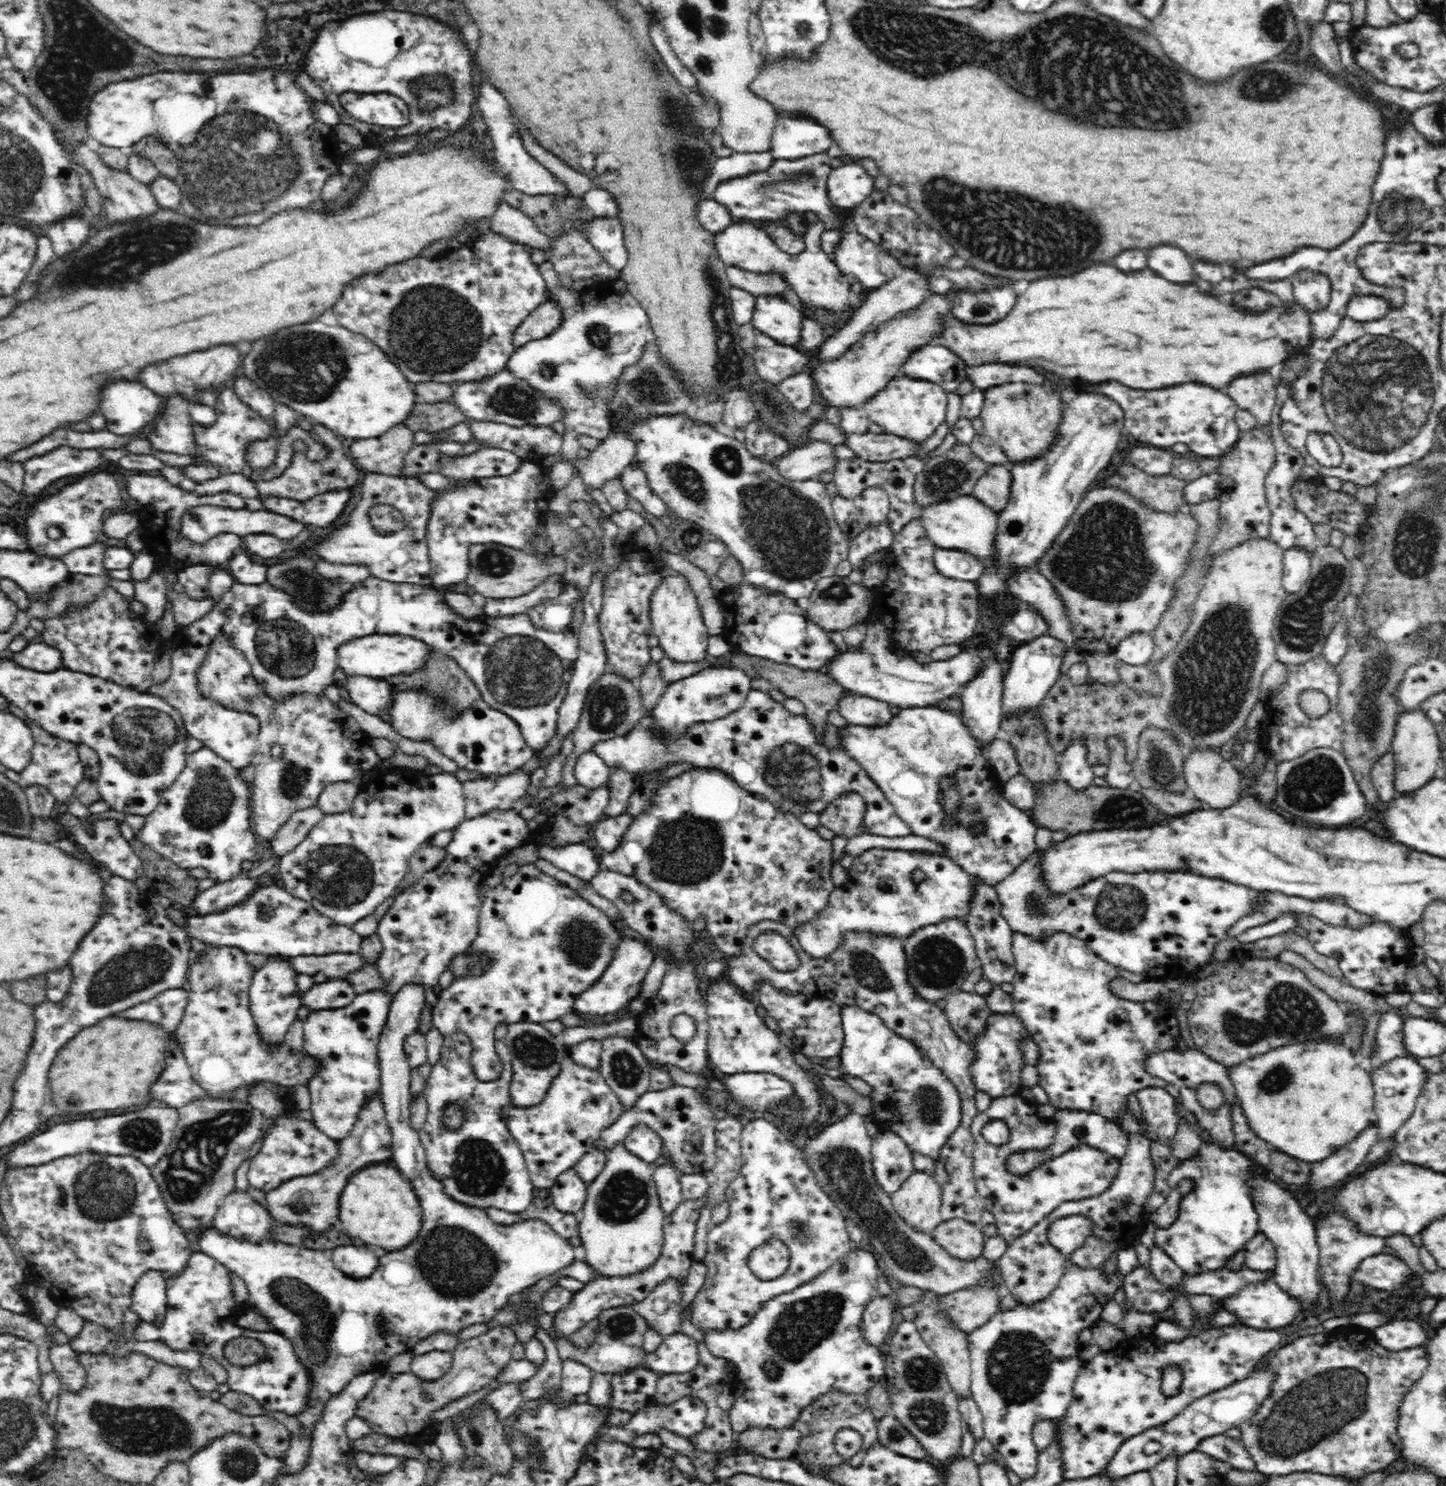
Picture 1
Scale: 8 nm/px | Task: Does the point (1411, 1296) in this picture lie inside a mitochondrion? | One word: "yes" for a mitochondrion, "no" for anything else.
no

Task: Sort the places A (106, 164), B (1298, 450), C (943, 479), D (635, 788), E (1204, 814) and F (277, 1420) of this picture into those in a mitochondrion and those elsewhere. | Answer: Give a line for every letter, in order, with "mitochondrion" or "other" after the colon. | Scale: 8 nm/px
A: other
B: other
C: mitochondrion
D: other
E: other
F: other

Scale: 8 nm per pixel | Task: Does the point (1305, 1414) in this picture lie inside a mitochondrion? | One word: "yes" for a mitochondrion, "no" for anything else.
yes

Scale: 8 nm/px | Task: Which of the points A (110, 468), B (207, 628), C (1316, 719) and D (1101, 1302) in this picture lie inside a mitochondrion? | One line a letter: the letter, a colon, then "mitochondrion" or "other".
A: other
B: other
C: other
D: other

